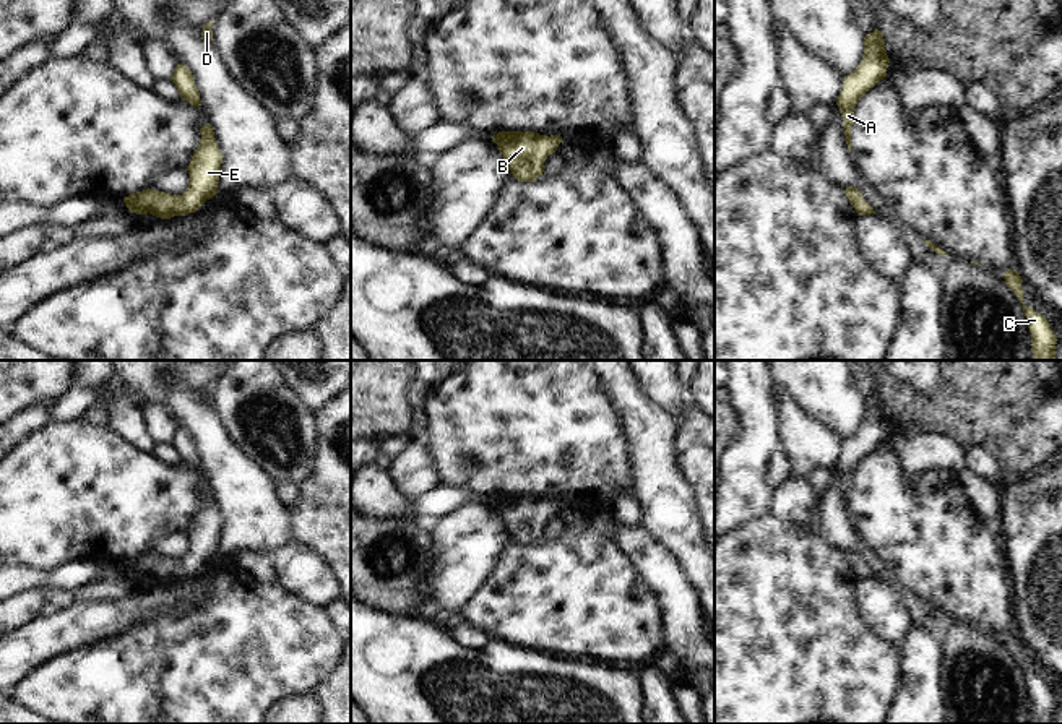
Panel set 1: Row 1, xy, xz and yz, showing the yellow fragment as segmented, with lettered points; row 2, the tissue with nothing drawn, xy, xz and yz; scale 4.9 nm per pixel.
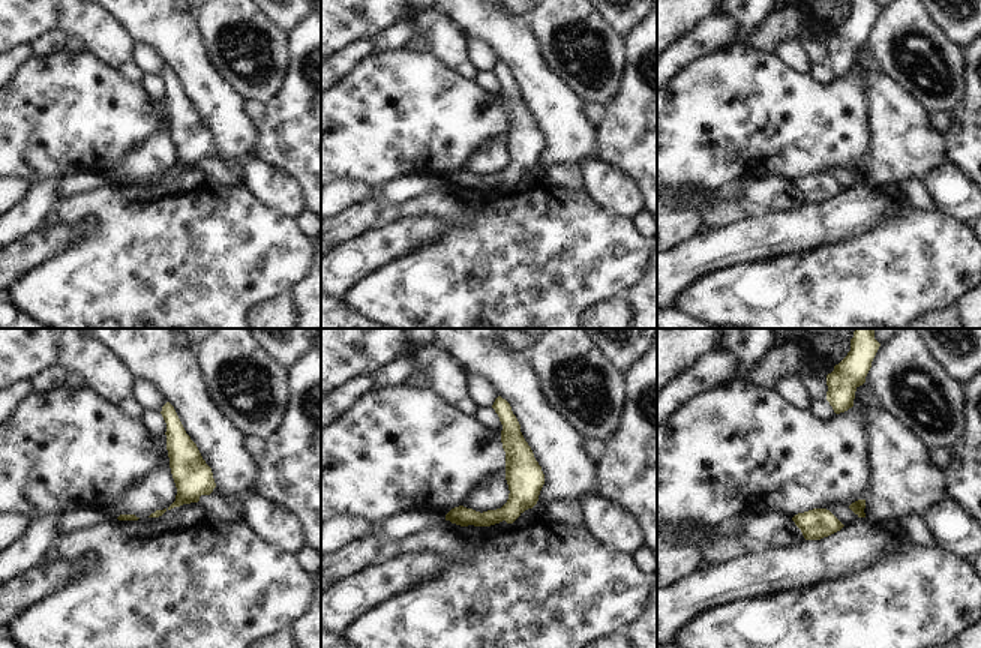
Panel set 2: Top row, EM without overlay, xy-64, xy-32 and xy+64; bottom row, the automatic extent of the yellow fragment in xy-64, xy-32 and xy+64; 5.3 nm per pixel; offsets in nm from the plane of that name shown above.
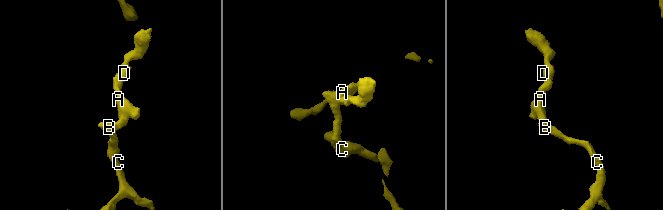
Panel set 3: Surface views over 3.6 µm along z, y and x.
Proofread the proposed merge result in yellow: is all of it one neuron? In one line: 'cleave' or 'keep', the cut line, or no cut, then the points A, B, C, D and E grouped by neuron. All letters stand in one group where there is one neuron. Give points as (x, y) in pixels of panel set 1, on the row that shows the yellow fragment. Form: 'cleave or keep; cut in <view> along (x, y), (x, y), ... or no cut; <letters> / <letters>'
keep; no cut; A B C D E

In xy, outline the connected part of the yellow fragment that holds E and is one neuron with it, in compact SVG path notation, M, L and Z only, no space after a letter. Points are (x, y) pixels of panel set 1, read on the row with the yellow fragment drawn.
M211 125L200 128L201 140L187 167L190 183L182 195L158 190L143 190L123 198L125 206L136 214L153 214L161 219L196 213L198 208L218 193L222 154Z

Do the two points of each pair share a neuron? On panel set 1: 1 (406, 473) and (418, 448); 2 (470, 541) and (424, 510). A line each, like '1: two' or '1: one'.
1: one
2: two

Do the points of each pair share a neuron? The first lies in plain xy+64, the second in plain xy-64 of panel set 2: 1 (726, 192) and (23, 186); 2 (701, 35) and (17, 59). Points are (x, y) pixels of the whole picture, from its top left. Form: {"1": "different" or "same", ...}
{"1": "same", "2": "same"}

